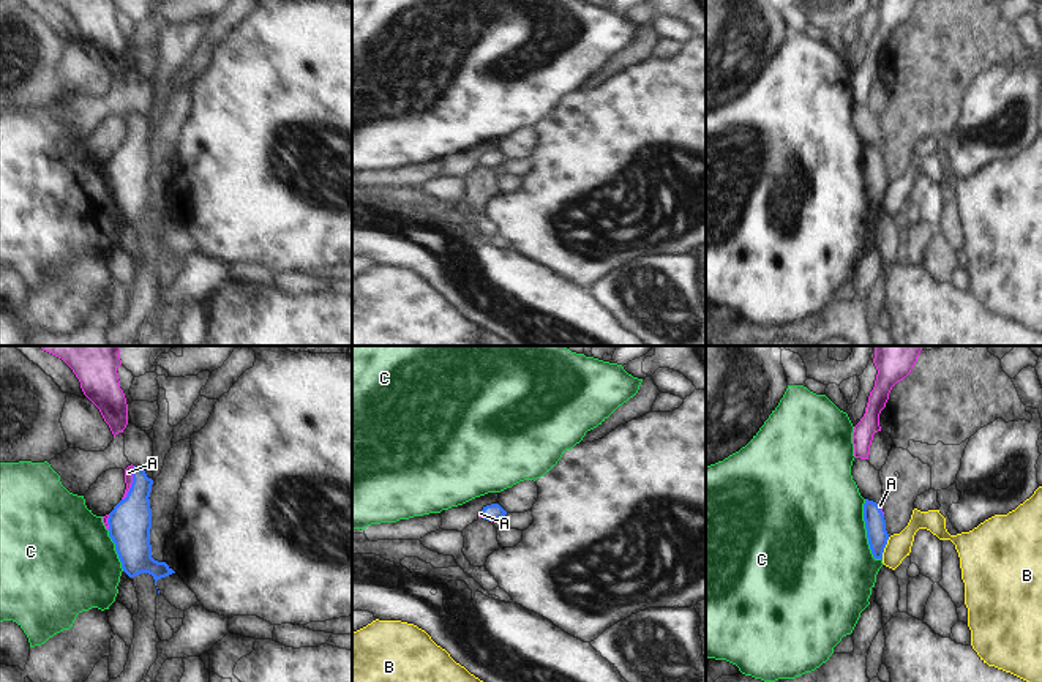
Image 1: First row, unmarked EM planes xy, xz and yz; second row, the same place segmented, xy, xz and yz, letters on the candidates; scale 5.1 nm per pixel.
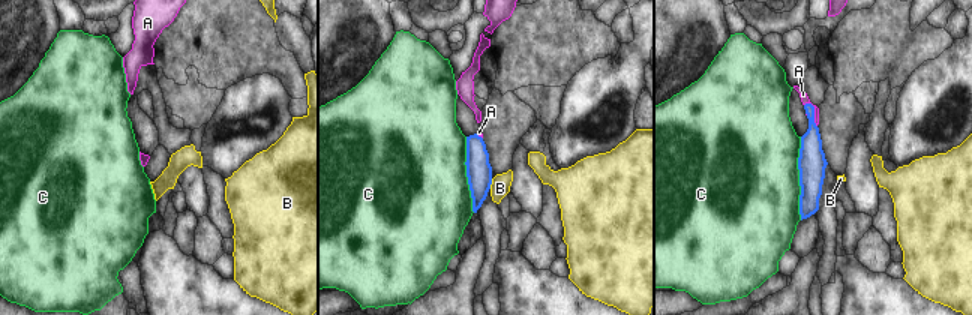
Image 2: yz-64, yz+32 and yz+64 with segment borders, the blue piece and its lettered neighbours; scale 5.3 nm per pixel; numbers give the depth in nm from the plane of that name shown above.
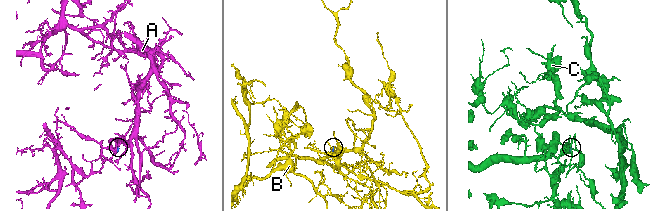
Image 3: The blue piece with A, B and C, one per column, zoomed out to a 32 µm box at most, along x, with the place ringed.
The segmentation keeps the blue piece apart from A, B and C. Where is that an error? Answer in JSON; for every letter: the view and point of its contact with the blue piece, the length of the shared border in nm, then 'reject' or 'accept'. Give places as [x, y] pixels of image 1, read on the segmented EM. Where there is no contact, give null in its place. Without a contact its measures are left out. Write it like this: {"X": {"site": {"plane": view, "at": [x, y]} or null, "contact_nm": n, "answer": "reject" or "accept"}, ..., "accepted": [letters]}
{"A": {"site": {"plane": "xy", "at": [131, 483]}, "contact_nm": 190, "answer": "accept"}, "B": {"site": {"plane": "yz", "at": [884, 547]}, "contact_nm": 130, "answer": "reject"}, "C": {"site": {"plane": "yz", "at": [867, 532]}, "contact_nm": 340, "answer": "reject"}, "accepted": ["A"]}

